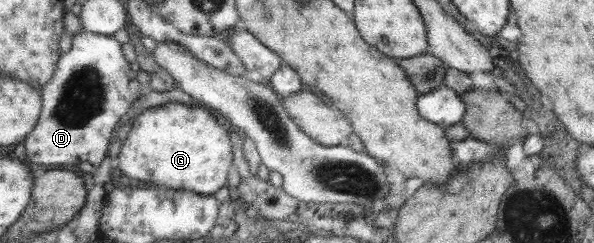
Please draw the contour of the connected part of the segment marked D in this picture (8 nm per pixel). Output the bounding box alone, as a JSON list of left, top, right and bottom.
[22,30,139,169]

